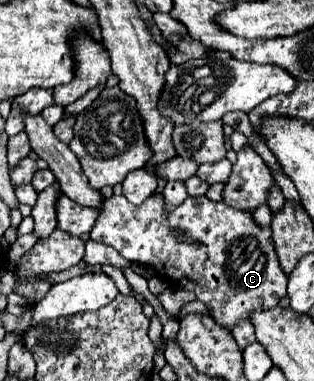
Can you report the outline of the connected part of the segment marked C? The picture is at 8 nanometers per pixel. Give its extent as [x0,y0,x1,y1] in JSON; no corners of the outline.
[90,192,288,330]

